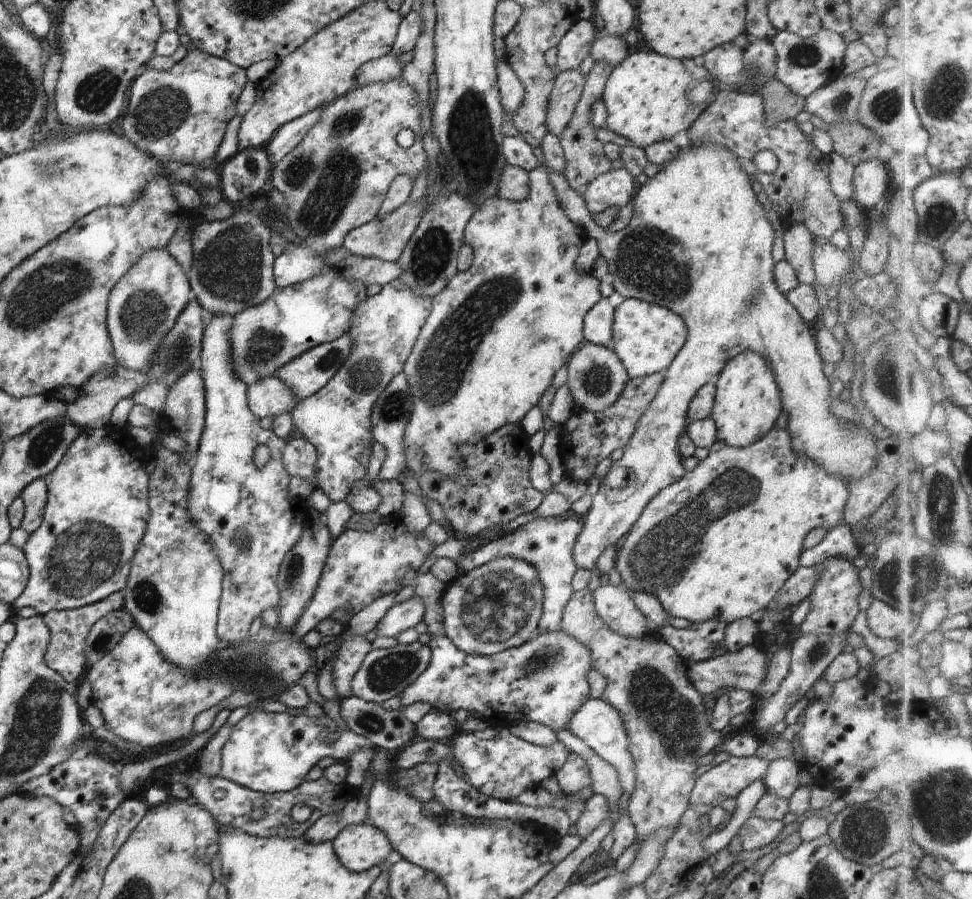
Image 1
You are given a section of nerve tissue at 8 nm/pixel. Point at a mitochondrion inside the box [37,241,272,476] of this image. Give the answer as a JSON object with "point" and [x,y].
{"point":[143,309]}

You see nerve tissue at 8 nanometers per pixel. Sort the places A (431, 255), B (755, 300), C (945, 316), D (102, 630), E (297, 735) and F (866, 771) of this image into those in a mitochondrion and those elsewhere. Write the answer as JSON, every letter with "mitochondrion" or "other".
{"A":"mitochondrion","B":"mitochondrion","C":"other","D":"other","E":"other","F":"other"}

